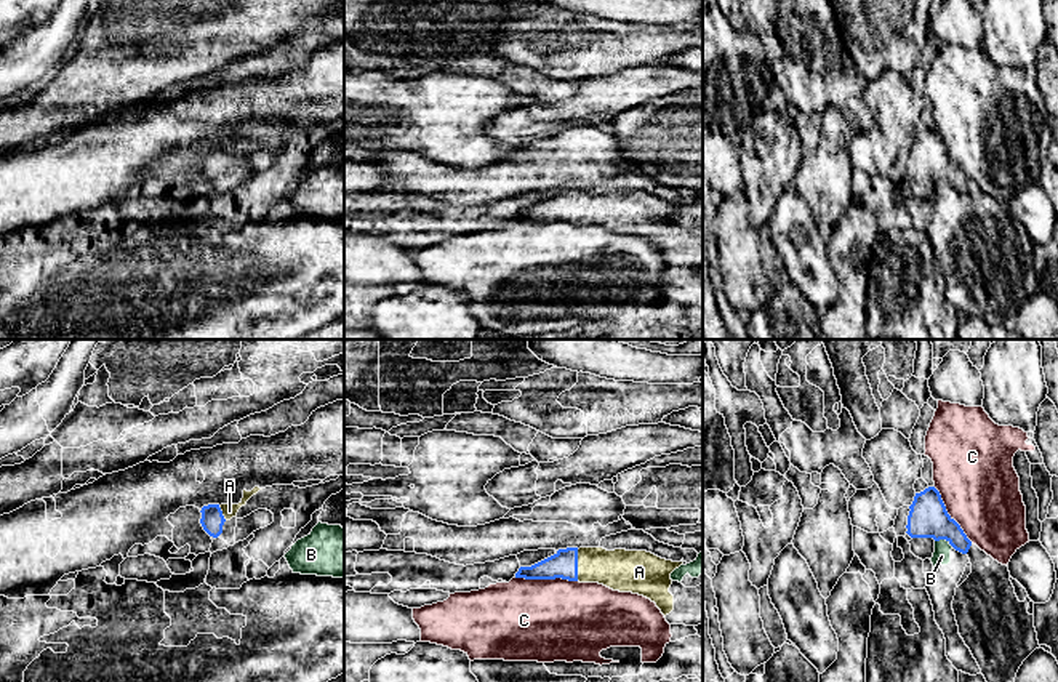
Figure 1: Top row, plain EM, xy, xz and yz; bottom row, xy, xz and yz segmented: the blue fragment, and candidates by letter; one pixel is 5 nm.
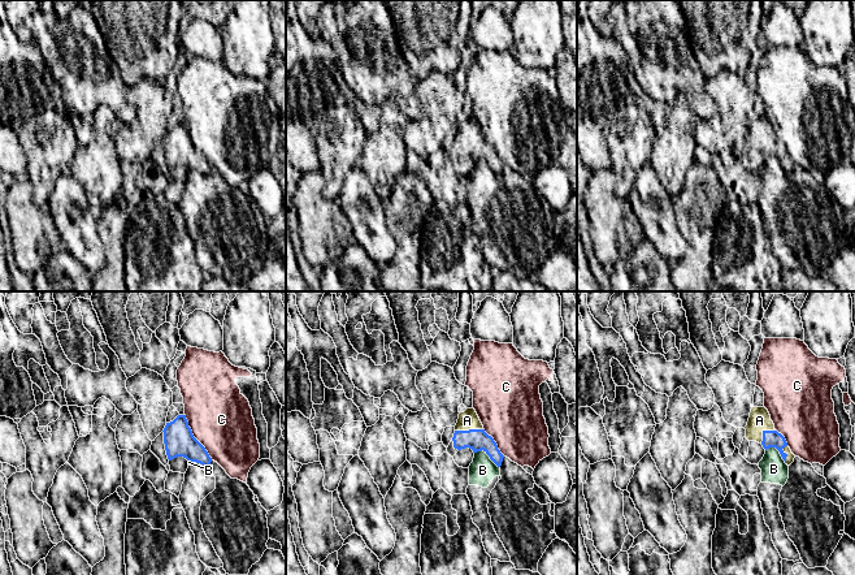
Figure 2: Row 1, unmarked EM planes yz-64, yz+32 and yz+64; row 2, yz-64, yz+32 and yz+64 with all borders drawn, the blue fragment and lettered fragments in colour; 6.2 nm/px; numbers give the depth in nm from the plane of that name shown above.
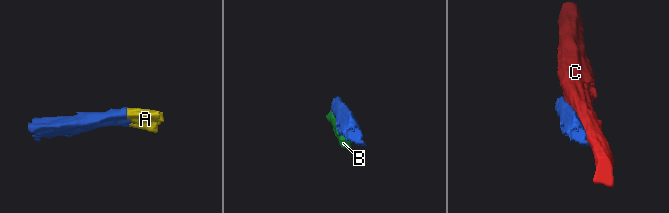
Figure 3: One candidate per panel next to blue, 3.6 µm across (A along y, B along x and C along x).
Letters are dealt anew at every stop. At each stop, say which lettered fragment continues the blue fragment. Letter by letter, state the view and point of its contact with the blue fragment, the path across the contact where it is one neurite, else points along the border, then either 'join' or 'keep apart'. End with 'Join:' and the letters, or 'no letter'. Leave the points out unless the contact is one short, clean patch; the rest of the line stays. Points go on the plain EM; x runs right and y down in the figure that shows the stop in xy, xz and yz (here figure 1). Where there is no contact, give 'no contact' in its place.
A: contact xz (577, 207); way xz (564, 205), (577, 207), (602, 207), (621, 212); join
B: contact yz (945, 180); border yz (935, 181), (945, 181), (953, 188); keep apart
C: contact xz (546, 220); keep apart
Join: A

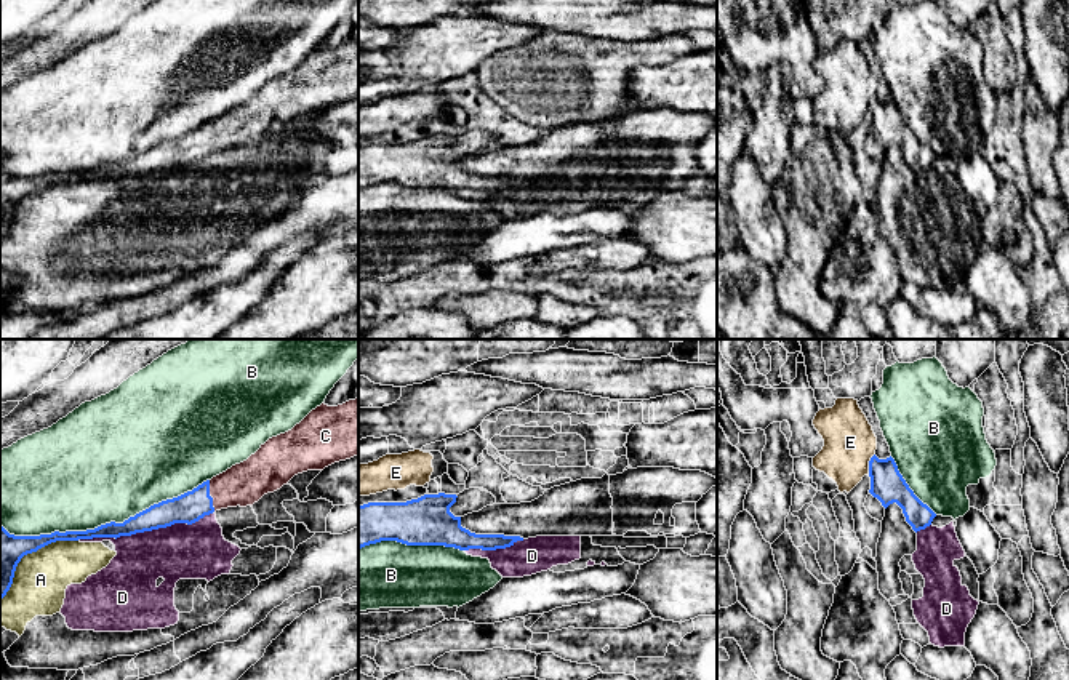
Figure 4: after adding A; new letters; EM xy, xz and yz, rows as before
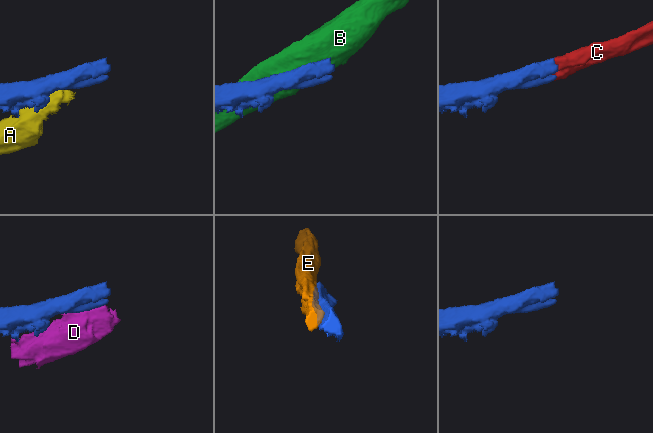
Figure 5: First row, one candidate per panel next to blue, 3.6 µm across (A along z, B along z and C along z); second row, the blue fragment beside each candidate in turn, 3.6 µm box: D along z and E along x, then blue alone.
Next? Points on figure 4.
A: contact xy (28, 194); keep apart
B: contact xy (106, 165); keep apart
C: contact xy (210, 138); way xy (189, 149), (210, 138), (245, 125); join
D: contact xy (144, 172); border xy (213, 152), (191, 165), (172, 165), (116, 180), (77, 181); keep apart
E: contact yz (869, 104); border yz (874, 95), (868, 114); keep apart
Join: C

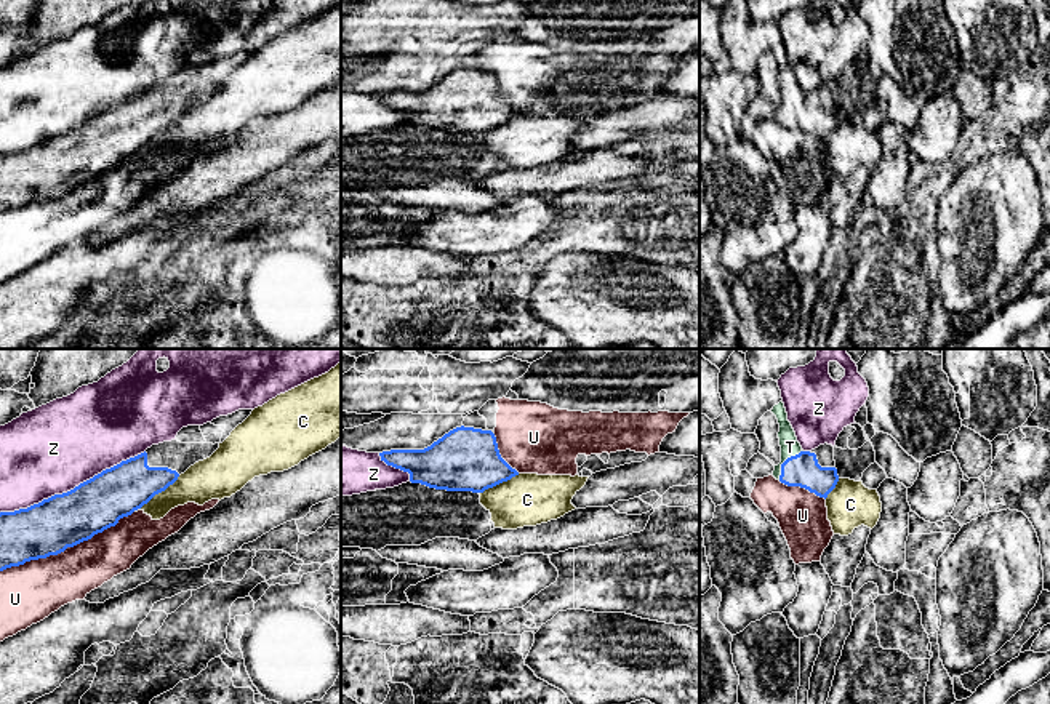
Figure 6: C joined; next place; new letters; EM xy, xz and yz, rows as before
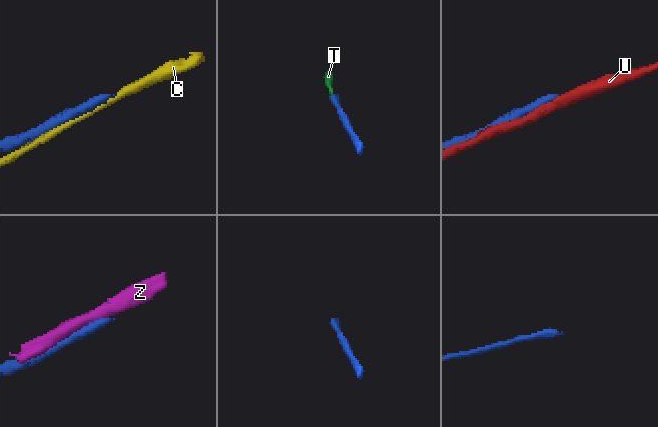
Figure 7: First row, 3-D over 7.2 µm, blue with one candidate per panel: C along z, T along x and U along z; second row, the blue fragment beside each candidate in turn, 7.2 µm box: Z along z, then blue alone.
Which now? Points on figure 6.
C: contact xy (156, 135); keep apart
T: contact yz (785, 103); join
U: contact xy (66, 189); keep apart
Z: contact xy (74, 130); keep apart
Join: T

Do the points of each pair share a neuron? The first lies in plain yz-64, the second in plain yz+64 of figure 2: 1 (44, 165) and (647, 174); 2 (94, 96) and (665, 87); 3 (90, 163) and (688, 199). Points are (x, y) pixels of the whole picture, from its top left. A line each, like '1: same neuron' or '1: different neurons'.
1: different neurons
2: same neuron
3: different neurons

